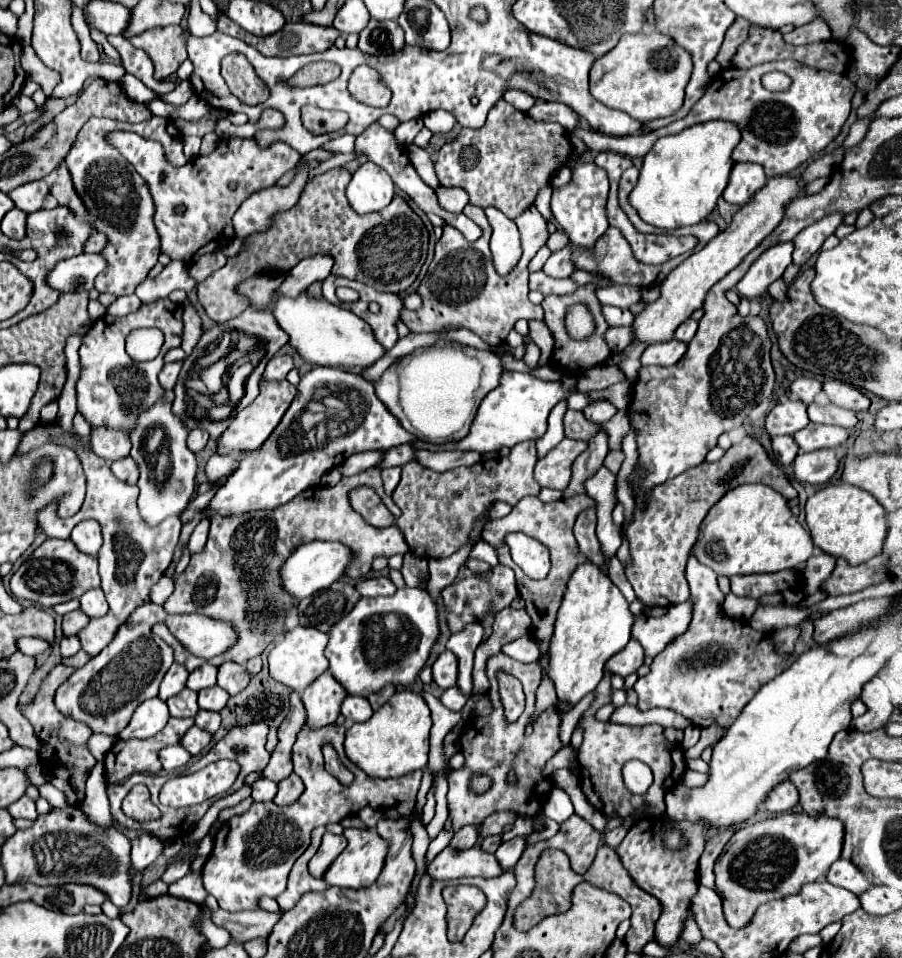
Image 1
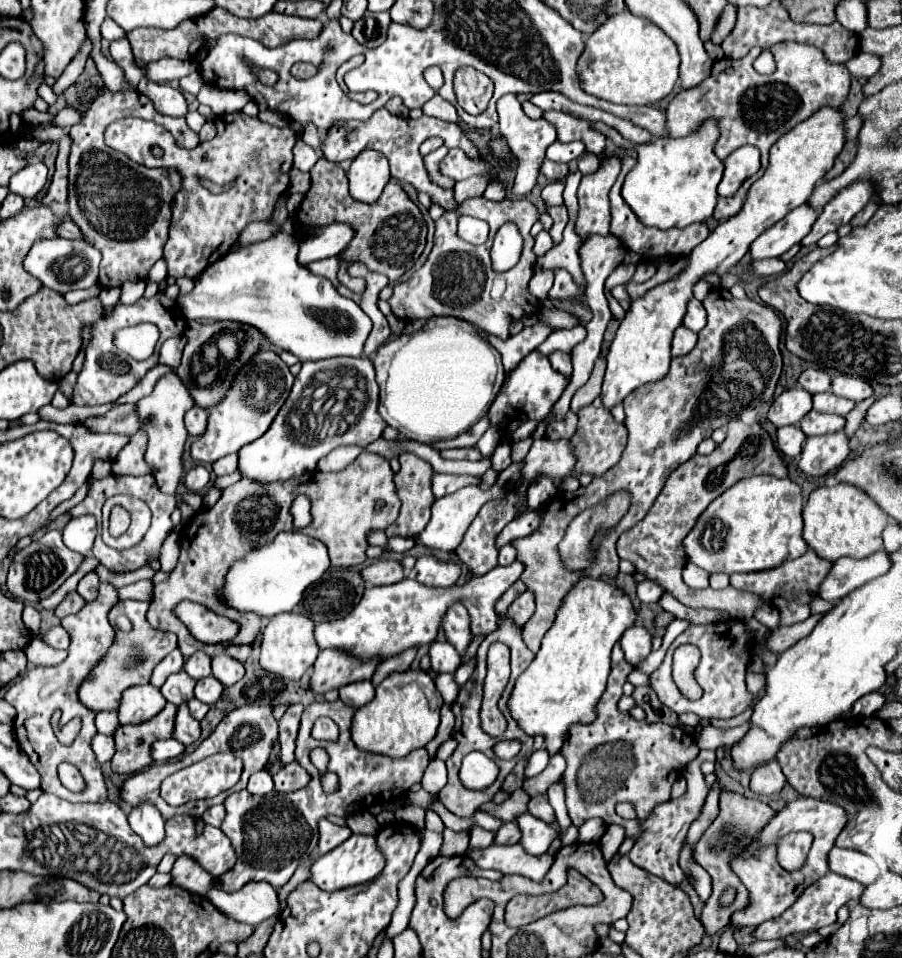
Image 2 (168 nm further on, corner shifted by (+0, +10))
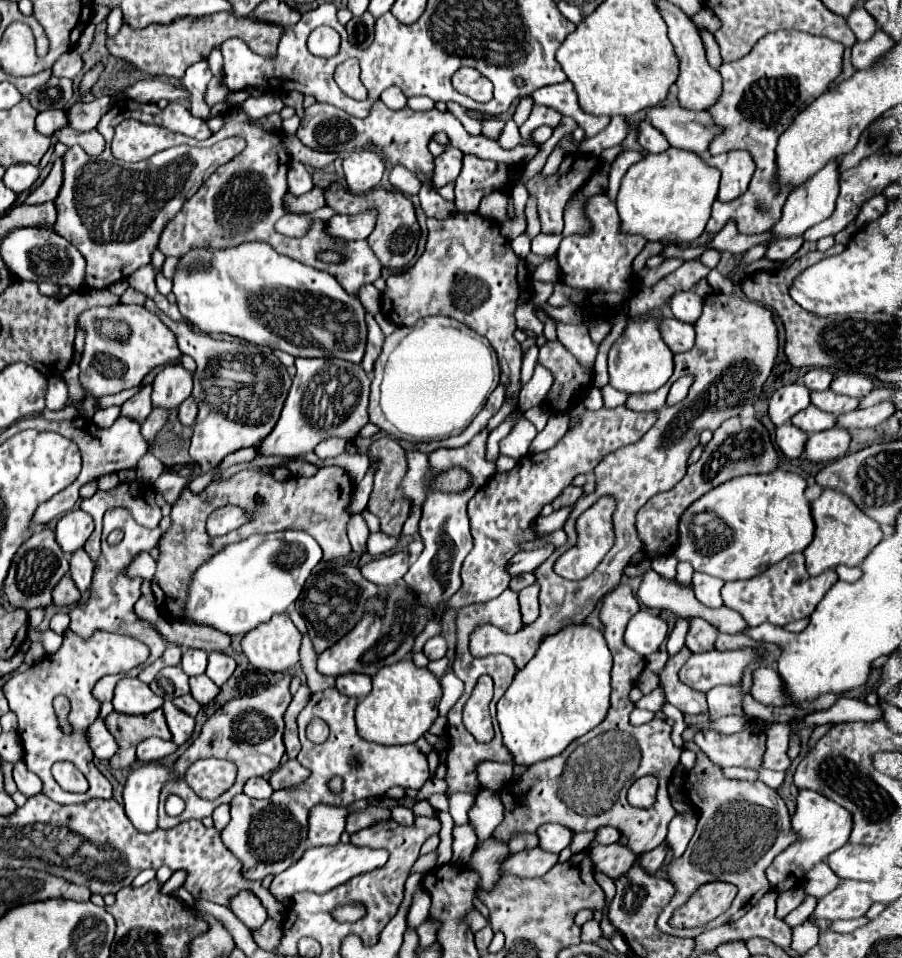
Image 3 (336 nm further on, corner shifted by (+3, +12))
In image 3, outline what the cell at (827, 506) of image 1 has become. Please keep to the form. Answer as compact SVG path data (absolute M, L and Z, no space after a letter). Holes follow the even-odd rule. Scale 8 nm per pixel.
M824 490L812 502L812 518L816 526L814 540L804 550L806 570L812 576L818 576L820 572L838 564L860 566L862 560L870 554L870 550L882 542L882 530L878 522L866 516L862 510L858 510L856 504L838 490Z

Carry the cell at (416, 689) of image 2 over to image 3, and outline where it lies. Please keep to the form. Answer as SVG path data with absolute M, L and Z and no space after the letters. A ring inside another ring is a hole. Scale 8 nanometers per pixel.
M400 660L388 668L378 670L372 676L372 684L370 684L370 676L362 676L362 674L338 676L336 690L350 698L358 698L358 700L362 698L356 706L358 736L362 736L368 742L388 744L388 746L412 744L420 736L424 736L434 724L434 720L438 718L438 702L442 698L442 688L438 678L434 678L428 672L428 668L418 668L412 660Z

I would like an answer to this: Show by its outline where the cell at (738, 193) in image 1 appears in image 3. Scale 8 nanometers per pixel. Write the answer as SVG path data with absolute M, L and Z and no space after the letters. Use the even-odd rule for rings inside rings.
M730 150L720 156L710 156L708 164L722 172L720 192L718 192L718 198L722 202L730 202L740 194L744 194L756 170L752 154L746 150Z

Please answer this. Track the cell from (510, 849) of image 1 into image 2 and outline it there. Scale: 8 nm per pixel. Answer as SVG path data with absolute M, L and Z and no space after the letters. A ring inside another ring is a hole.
M529 812L519 814L515 820L523 832L521 846L525 846L525 850L529 854L545 854L549 850L551 842L559 836L551 824L531 816Z

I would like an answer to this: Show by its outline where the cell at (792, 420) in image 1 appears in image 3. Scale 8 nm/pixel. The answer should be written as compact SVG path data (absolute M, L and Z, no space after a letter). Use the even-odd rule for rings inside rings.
M788 384L778 388L770 398L770 420L780 426L786 424L796 412L810 406L810 390L804 384Z

